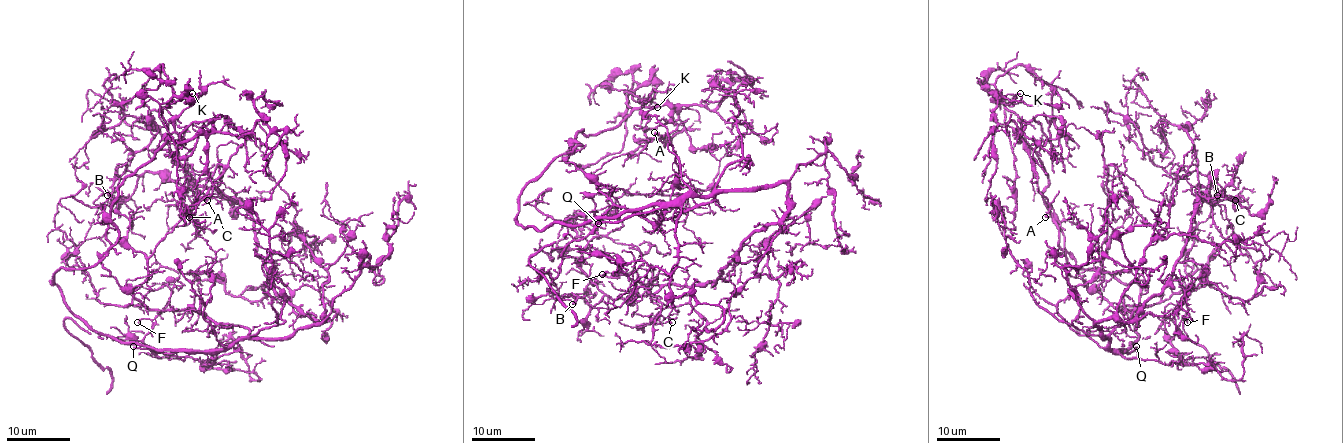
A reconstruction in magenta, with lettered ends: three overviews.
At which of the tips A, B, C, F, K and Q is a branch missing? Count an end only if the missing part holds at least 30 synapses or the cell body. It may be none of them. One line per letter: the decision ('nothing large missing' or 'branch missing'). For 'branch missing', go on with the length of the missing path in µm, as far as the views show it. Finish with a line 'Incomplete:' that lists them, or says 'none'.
A: nothing large missing
B: nothing large missing
C: nothing large missing
F: nothing large missing
K: nothing large missing
Q: nothing large missing
Incomplete: none

